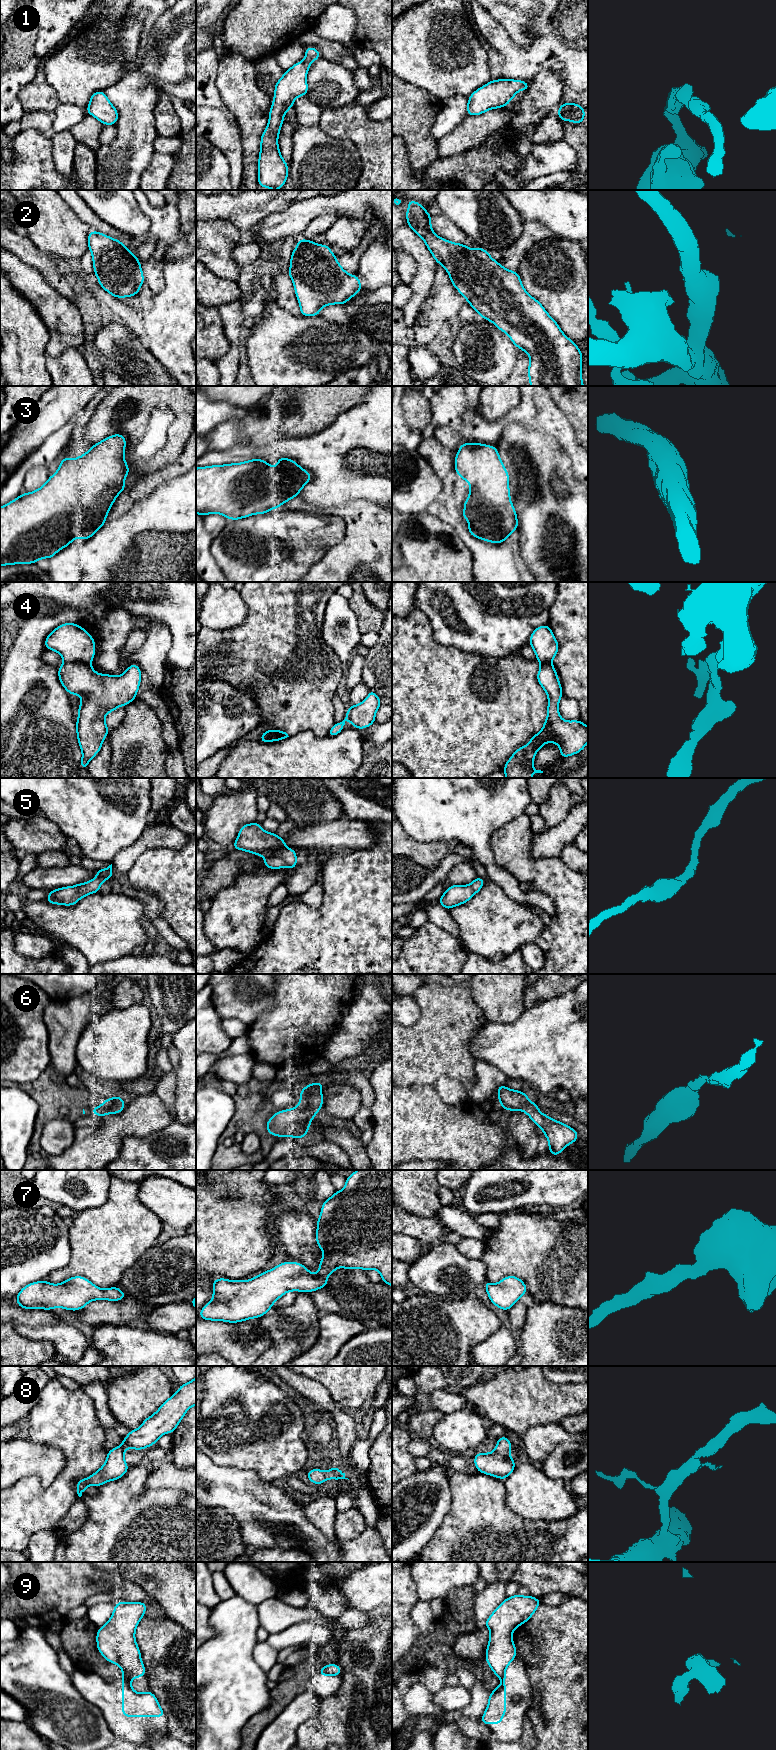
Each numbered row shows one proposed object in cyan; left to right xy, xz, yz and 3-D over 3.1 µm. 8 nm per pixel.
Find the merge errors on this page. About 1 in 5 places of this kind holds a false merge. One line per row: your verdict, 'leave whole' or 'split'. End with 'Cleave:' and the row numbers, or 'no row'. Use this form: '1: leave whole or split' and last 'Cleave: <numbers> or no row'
1: leave whole
2: leave whole
3: leave whole
4: split
5: leave whole
6: leave whole
7: leave whole
8: leave whole
9: split
Cleave: 4, 9

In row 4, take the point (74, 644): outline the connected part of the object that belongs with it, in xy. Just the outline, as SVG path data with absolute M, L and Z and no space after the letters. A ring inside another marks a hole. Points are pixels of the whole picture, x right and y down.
M65 623L54 629L45 639L48 650L58 652L64 663L90 664L95 656L95 640L81 626Z

